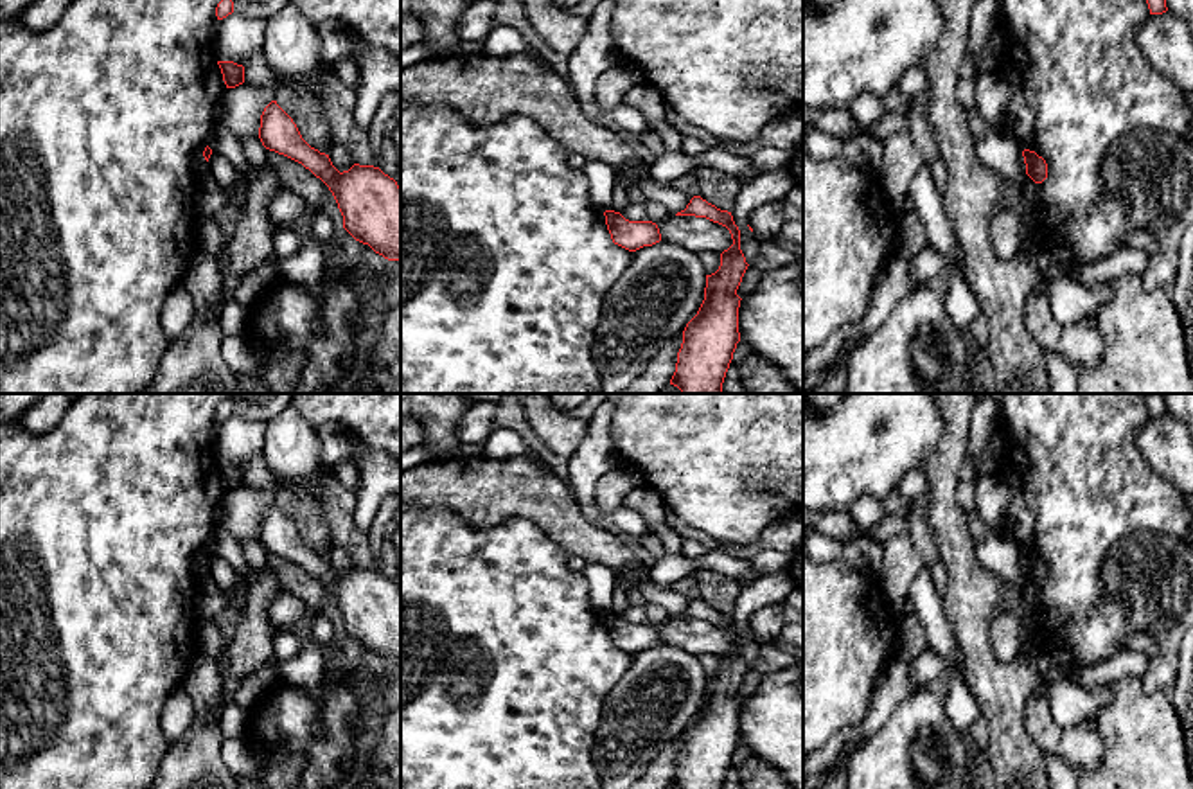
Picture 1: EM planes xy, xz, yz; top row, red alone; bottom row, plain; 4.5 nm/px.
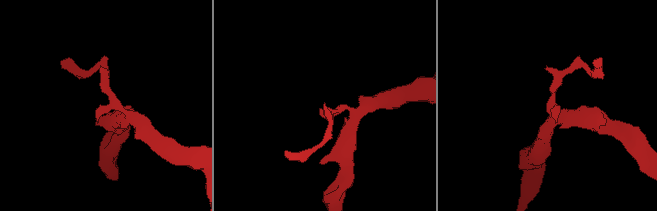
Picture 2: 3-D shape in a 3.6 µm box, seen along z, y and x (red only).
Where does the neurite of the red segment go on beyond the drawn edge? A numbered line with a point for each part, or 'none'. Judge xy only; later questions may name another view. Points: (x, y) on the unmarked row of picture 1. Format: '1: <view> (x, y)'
none

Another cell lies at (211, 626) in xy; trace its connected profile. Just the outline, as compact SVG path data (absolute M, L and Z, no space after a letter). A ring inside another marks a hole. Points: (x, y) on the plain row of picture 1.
M201 613L199 616L199 640L201 656L212 661L219 661L223 656L223 629L226 620L217 613Z

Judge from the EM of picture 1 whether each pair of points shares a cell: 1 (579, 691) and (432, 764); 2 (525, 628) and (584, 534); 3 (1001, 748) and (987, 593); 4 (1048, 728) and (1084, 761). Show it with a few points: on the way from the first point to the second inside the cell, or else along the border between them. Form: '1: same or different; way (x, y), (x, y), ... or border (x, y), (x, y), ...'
1: same; way (543, 691), (505, 691), (468, 728)
2: different; border (541, 531), (566, 556)
3: same; way (1001, 710), (1001, 691), (980, 665), (978, 631)
4: same; way (1057, 737), (1075, 752)

